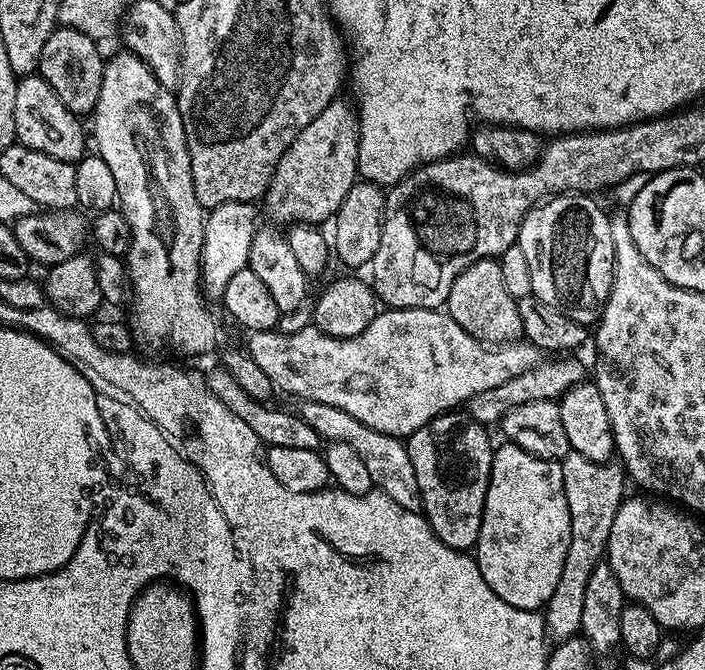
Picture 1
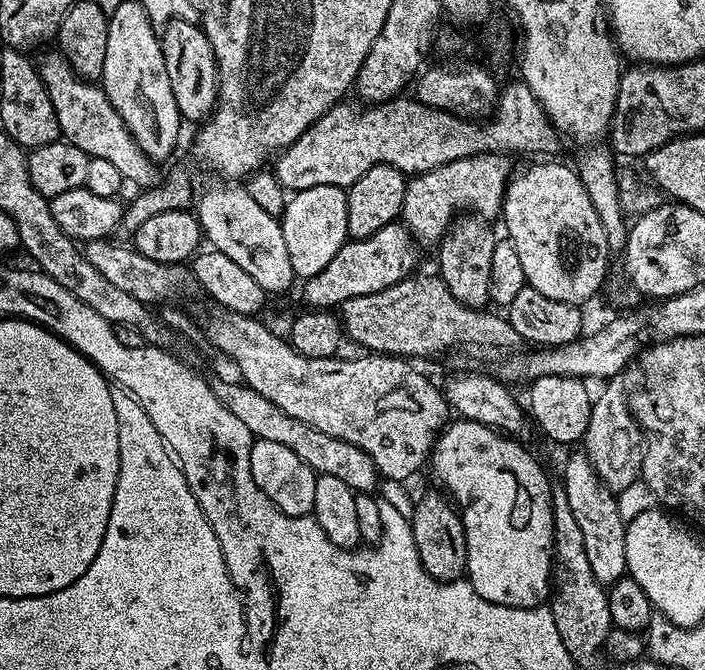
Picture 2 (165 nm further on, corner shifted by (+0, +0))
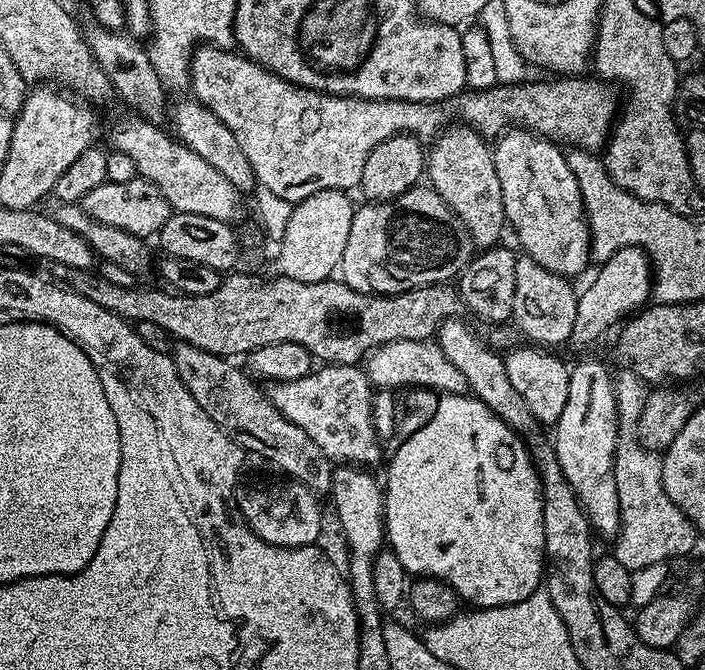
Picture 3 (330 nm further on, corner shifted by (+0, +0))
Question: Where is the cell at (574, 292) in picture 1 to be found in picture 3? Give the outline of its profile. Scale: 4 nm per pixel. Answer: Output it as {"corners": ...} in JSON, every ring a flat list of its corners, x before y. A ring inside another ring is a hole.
{"corners":[[515,126,495,137,492,148,494,170,498,170,498,182,502,186,504,219,516,231,520,239,523,255,529,256,538,266,544,266,558,276,573,278,590,264,592,239,588,229,588,215,584,212,582,192,578,190,578,180,568,165,567,155,550,140,527,132,525,128]]}

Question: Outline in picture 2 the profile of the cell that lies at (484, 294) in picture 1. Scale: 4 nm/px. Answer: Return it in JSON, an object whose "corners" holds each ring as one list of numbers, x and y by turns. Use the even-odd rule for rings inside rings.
{"corners":[[464,214,453,219,449,229,444,234,443,240,438,245,440,251,440,269,438,275,446,282,450,294,458,298,471,308,484,308,489,303,490,294,490,262,494,255,497,233,492,233,492,228,487,219,475,214]]}

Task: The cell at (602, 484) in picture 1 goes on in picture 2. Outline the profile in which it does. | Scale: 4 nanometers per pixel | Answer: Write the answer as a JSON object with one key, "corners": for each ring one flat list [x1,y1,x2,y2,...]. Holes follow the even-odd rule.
{"corners":[[612,378,603,385,604,388,599,393,595,393,592,401,592,409,590,410,590,426,586,430,582,441,582,451,587,456,588,461,594,466,594,470,598,474,600,481,609,488,614,494,619,494,622,490,626,490,626,486,630,486,635,480,641,479,644,470,644,429,636,417,632,415,632,405,630,403,629,389,624,389,623,379]]}

